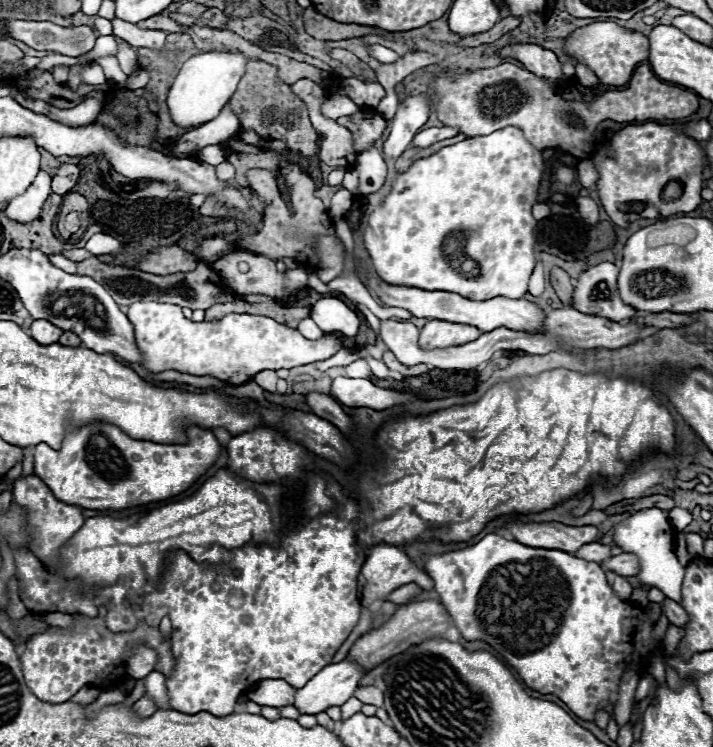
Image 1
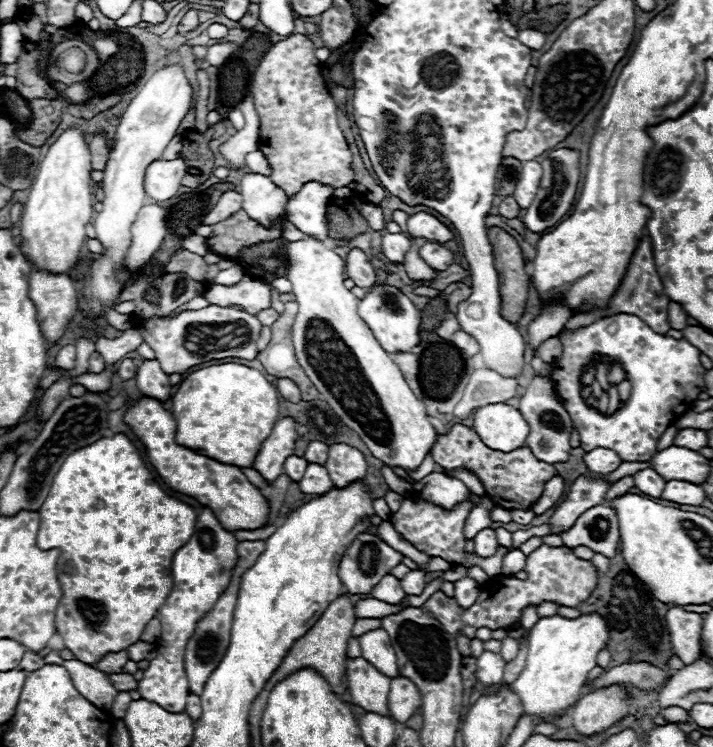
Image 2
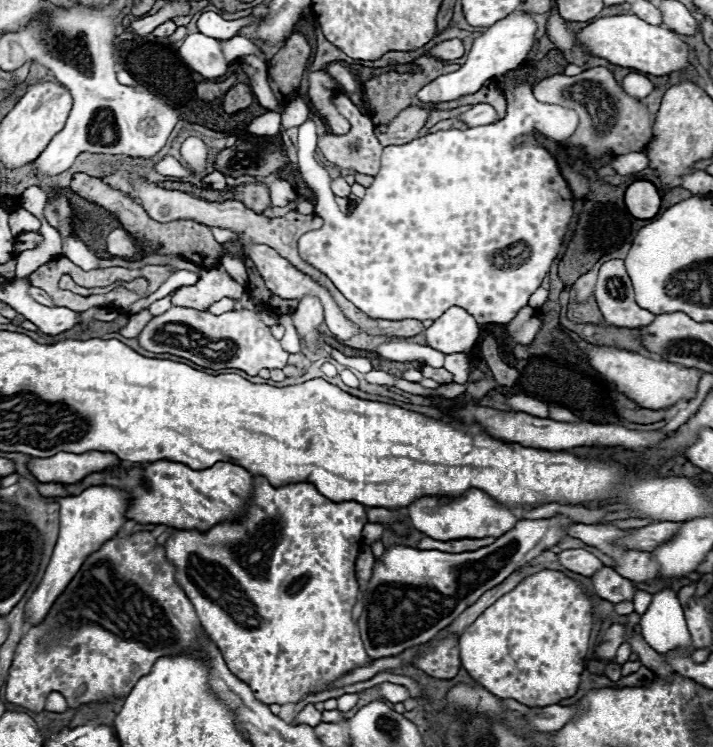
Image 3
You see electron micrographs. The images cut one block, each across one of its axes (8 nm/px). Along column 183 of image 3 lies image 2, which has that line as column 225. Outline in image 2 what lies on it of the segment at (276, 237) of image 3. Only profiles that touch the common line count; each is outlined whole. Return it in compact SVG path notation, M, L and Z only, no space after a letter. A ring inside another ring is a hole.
M228 190L220 196L218 204L210 210L210 214L204 218L204 224L216 224L216 222L222 222L226 220L228 216L236 214L238 210L242 208L242 196L234 190Z

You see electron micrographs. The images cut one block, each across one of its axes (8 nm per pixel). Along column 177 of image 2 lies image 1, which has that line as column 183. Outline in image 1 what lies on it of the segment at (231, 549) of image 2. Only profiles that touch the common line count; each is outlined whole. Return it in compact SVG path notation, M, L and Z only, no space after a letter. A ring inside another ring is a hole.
M328 480L328 494L338 502L338 512L334 514L322 514L318 518L312 518L310 522L302 524L302 526L296 526L294 530L286 532L280 540L280 546L274 550L266 544L248 544L240 550L224 550L224 548L218 548L218 554L220 554L220 562L218 564L196 564L186 552L178 550L178 552L172 552L168 556L168 568L164 572L164 578L162 578L162 584L160 584L160 590L158 592L152 592L144 598L144 604L142 604L142 610L146 612L146 622L148 626L158 626L160 620L164 616L168 616L172 620L172 654L174 654L174 660L176 660L176 666L172 670L172 674L166 678L166 690L168 690L168 698L170 698L170 708L172 710L178 710L178 712L184 712L184 714L198 714L202 710L210 712L210 714L232 714L234 712L234 706L236 706L236 698L246 692L248 688L254 688L258 682L262 680L268 680L268 678L280 678L280 680L286 680L290 686L298 688L298 686L304 686L314 674L318 674L318 670L322 670L322 666L328 666L330 660L334 658L334 654L338 652L338 648L342 646L342 642L348 638L348 634L354 630L354 626L358 624L358 618L360 618L360 602L356 598L356 578L360 574L360 568L366 560L360 544L356 542L356 514L358 514L358 504L354 500L348 500L340 488L340 484L336 480Z

